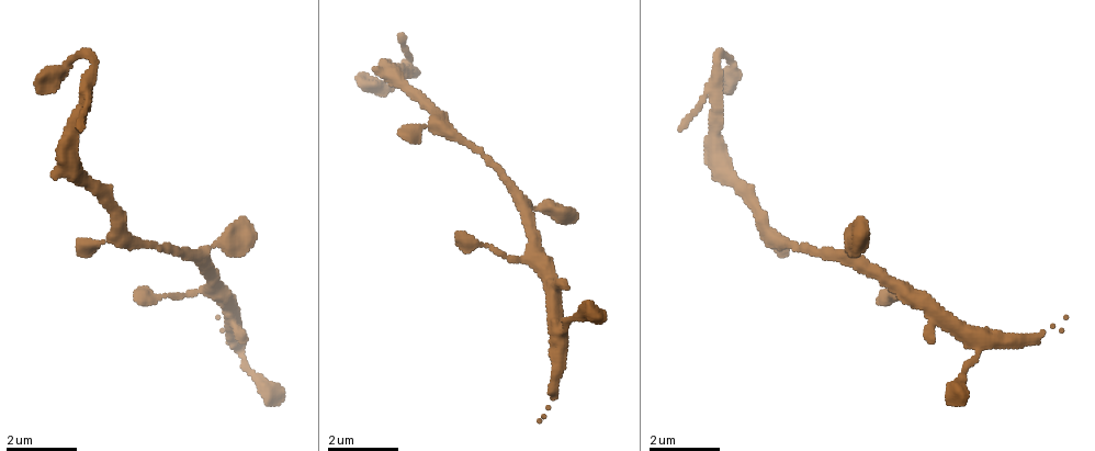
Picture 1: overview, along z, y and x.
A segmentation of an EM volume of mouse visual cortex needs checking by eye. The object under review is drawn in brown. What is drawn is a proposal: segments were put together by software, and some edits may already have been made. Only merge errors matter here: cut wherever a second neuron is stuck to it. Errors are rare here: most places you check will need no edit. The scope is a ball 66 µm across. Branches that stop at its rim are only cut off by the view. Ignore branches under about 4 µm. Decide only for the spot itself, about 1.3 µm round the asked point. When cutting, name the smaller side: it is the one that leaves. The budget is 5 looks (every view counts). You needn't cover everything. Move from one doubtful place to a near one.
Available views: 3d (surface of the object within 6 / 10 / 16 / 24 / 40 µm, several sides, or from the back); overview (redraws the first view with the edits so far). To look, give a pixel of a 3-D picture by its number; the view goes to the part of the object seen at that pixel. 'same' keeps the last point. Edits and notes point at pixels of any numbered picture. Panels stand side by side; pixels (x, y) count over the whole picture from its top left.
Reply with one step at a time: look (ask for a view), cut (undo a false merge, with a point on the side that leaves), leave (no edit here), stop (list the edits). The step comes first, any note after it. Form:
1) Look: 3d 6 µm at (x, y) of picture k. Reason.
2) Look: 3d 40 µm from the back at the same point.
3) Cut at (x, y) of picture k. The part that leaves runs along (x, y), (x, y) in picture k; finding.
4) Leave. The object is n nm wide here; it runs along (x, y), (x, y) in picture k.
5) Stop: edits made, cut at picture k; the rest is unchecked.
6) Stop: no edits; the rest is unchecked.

Look: 3d 10 µm at (199, 263) of picture 1.

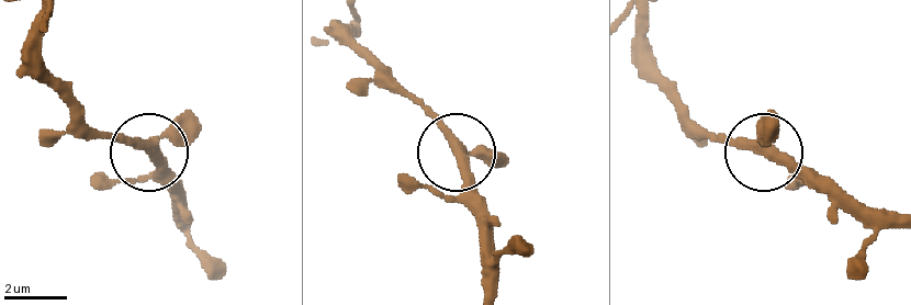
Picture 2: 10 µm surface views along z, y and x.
Look: 3d 10 µm from the back at the same point. Other side.

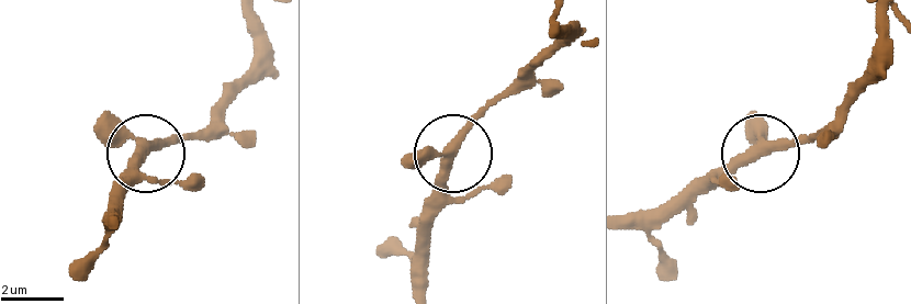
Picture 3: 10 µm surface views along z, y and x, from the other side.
Leave. 3 arms meet here; all the same neuron.

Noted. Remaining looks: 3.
Look: 3d 10 µm at (554, 353) of picture 1. Three-way junction.

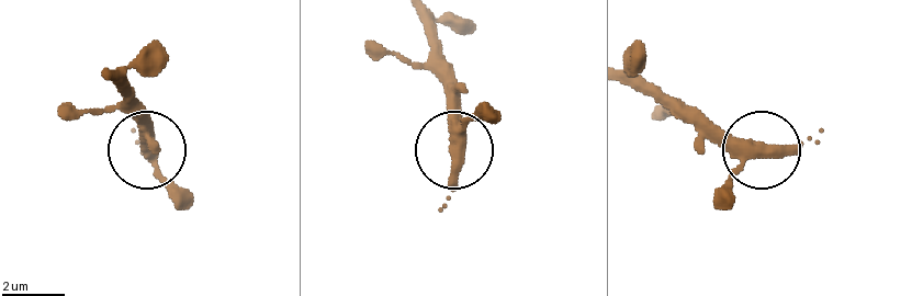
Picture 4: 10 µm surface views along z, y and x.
Leave. It runs along (627, 82), (752, 143), (729, 188), (734, 200) in picture 4; continuous, no second neuron.

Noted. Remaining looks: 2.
Look: 3d 10 µm at (715, 108) of picture 1. Thick turns thin.

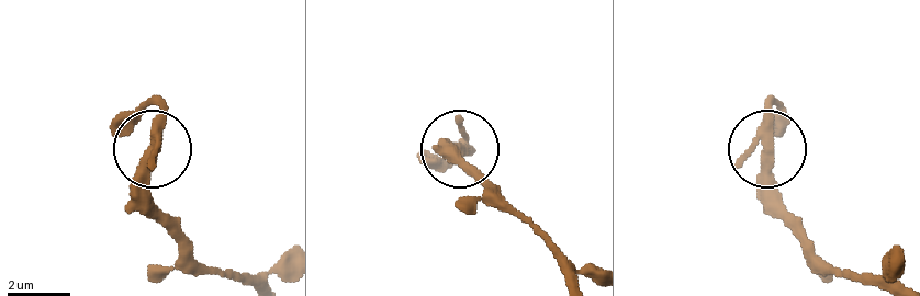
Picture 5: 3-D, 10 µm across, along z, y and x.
Leave. Continuous, no second neuron.

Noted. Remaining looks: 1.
Stop: no edits; the rest is unchecked.

